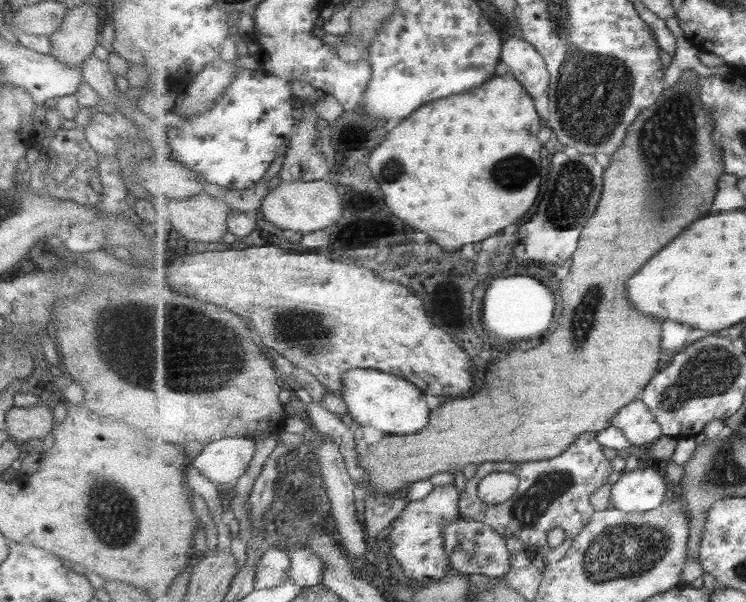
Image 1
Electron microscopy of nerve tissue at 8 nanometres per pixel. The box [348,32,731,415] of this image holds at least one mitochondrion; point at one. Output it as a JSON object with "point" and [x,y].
{"point":[668,136]}

